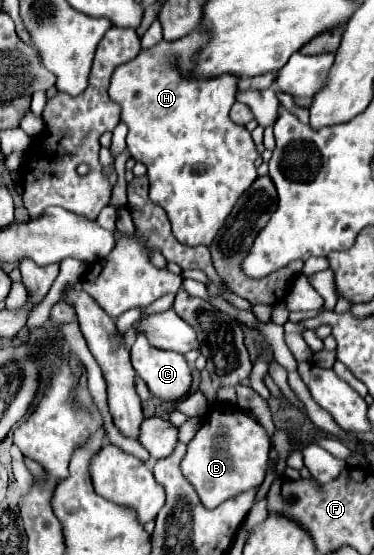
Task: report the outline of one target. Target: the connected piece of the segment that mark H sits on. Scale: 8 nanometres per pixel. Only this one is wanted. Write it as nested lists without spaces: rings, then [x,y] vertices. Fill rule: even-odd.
[[[191,32],[181,40],[163,40],[149,50],[141,50],[135,60],[129,60],[115,68],[109,86],[109,98],[121,106],[121,120],[129,128],[127,150],[131,152],[133,160],[147,166],[149,198],[167,212],[173,236],[187,246],[209,246],[213,242],[213,236],[223,226],[241,192],[245,192],[245,188],[255,182],[255,160],[259,158],[259,152],[247,128],[233,124],[229,118],[229,110],[237,94],[237,78],[225,74],[213,80],[187,80],[179,76],[179,72],[173,68],[175,58],[189,56],[191,48],[201,46],[205,40],[205,32]]]

